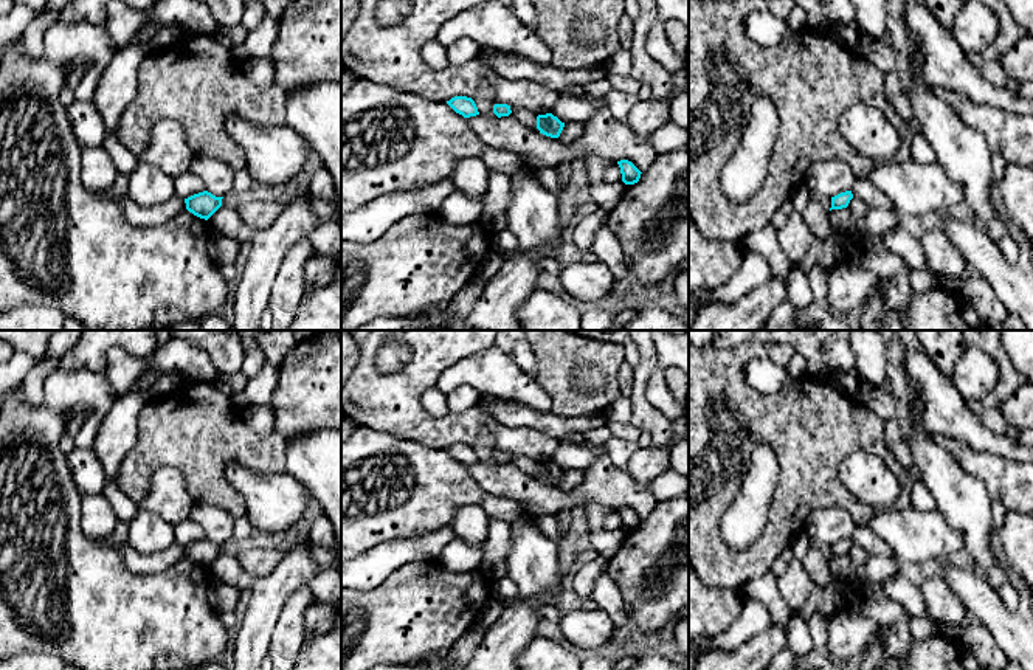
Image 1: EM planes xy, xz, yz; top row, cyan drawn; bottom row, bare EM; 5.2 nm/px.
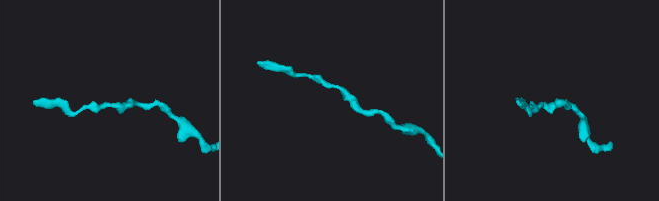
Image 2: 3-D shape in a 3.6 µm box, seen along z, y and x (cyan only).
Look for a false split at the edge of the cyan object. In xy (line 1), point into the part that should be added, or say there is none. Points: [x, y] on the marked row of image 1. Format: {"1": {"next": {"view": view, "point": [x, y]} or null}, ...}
{"1": {"next": null}}

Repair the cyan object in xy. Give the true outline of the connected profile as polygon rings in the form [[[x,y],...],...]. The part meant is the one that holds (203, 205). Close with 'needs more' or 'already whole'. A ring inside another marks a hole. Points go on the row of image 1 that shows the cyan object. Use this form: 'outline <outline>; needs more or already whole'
outline [[[203,191],[185,199],[185,203],[189,212],[208,220],[222,206],[222,199]]]; already whole

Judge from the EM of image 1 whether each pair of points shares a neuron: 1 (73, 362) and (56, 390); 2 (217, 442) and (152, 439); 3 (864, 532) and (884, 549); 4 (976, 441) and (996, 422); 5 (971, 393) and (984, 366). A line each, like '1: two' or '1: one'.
1: two
2: one
3: one
4: two
5: one

